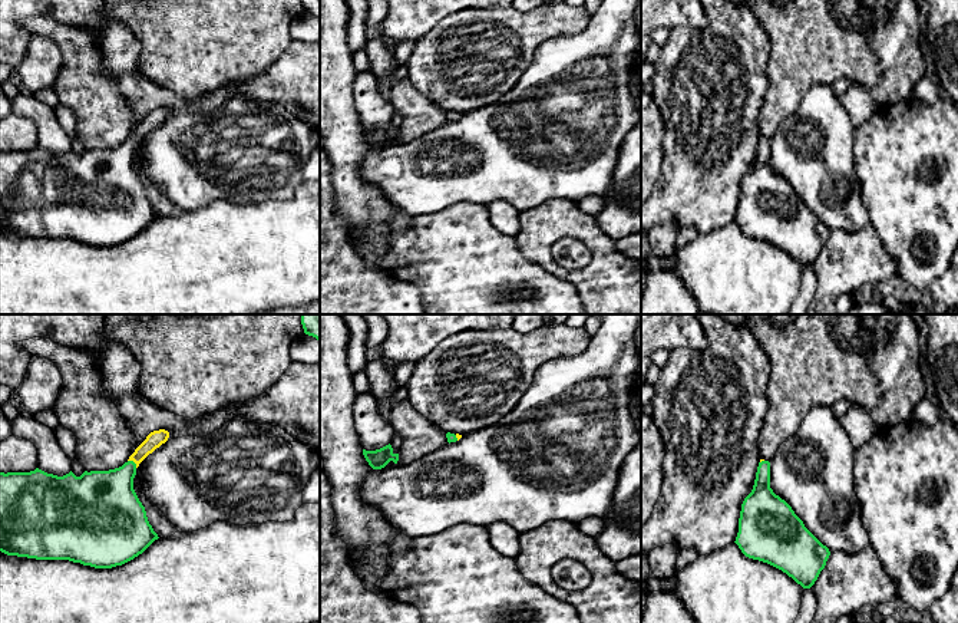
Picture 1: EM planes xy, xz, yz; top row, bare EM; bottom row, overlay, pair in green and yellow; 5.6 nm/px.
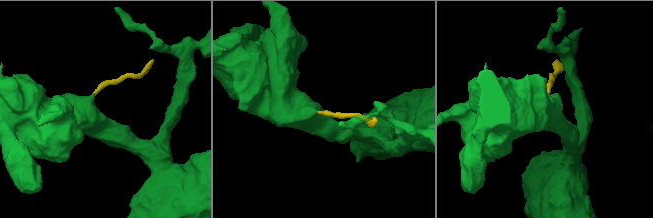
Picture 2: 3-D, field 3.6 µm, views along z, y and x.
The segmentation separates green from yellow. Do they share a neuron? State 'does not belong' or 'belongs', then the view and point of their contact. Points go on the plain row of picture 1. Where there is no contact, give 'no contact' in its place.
belongs | xy (134, 141)

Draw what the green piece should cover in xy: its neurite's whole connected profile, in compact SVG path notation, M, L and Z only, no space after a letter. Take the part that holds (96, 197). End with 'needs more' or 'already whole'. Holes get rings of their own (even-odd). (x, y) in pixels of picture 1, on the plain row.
M165 108L151 111L122 145L109 149L85 149L80 155L72 149L57 155L39 146L30 151L0 151L0 230L36 238L69 238L95 247L122 244L142 233L159 215L133 168L133 156L139 142L168 116Z; needs more

